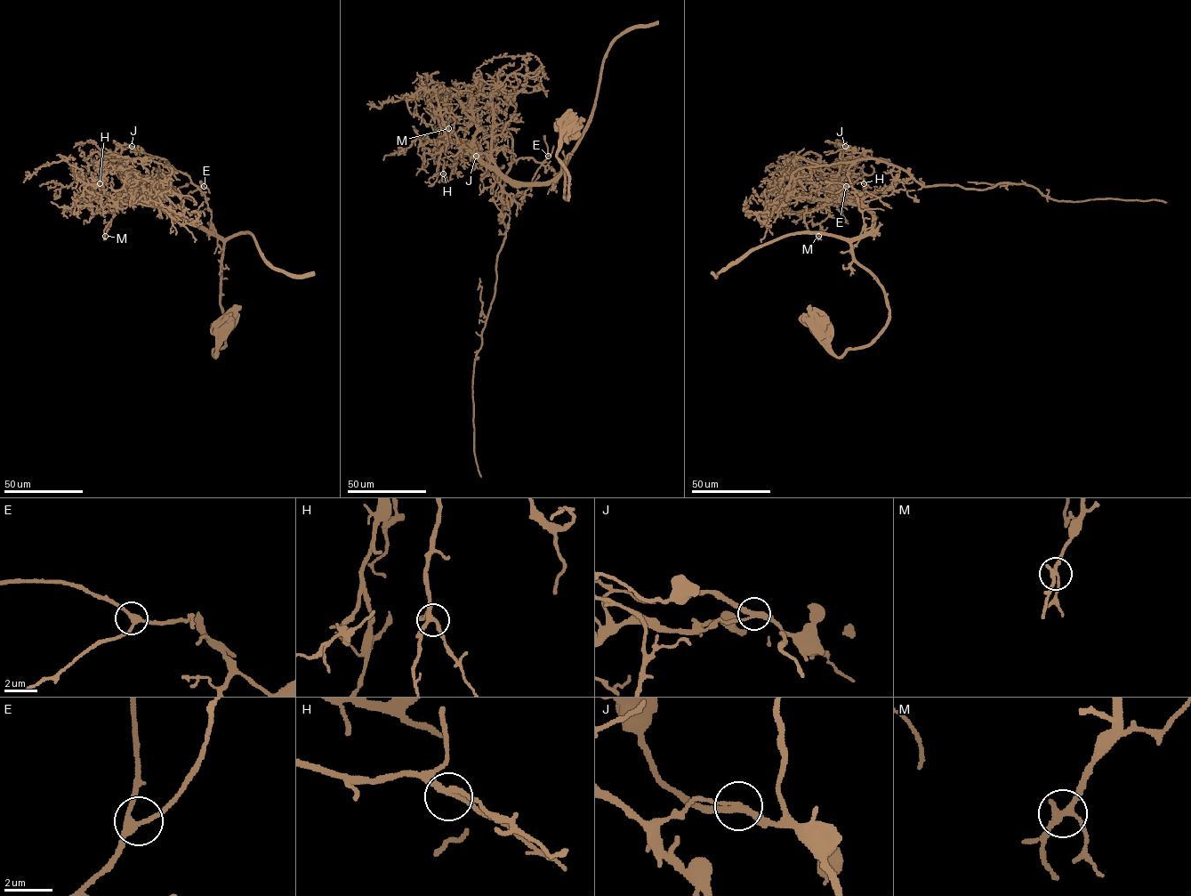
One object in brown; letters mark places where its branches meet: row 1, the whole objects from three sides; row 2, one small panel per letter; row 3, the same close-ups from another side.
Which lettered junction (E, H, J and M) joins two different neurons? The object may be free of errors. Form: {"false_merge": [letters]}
{"false_merge": ["J"]}

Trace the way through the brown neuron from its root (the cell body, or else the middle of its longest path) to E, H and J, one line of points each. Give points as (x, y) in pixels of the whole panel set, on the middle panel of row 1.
E: (568, 126), (557, 152), (568, 176), (567, 199), (564, 188), (567, 162), (555, 173), (541, 163), (548, 156)
H: (568, 126), (557, 152), (568, 176), (567, 199), (567, 162), (552, 181), (519, 182), (446, 140), (443, 173)
J: (568, 126), (557, 152), (568, 176), (567, 199), (567, 162), (555, 173), (519, 157), (502, 180), (476, 156)

